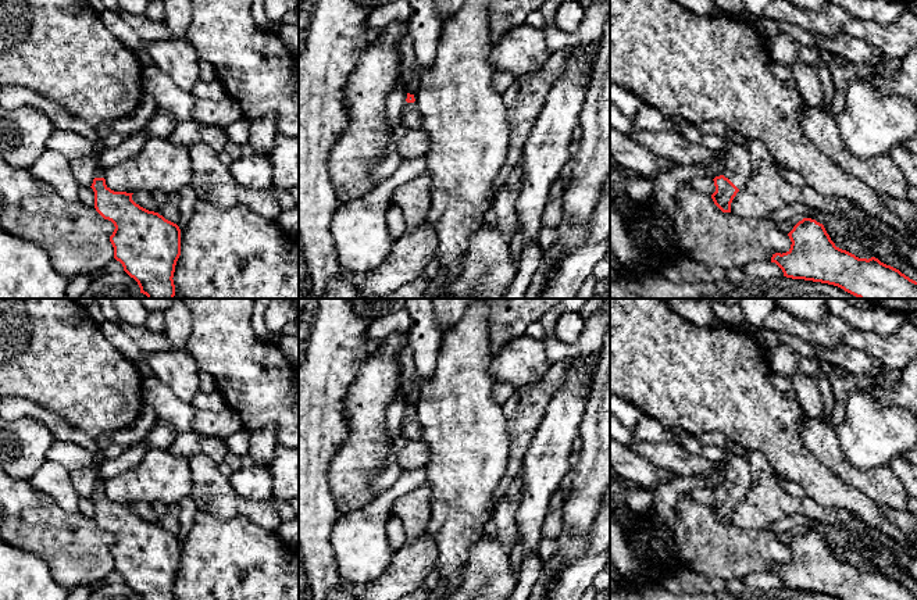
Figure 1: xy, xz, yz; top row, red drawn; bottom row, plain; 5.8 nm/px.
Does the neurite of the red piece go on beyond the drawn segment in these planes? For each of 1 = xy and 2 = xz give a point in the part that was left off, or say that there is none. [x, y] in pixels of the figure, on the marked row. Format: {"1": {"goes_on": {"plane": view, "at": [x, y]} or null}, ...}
{"1": {"goes_on": {"plane": "xy", "at": [71, 145]}}, "2": {"goes_on": {"plane": "xz", "at": [410, 117]}}}

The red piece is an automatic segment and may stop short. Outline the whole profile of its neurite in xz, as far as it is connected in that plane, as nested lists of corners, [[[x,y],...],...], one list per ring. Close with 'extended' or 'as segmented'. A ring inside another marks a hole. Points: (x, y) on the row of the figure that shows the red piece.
[[[407,93],[406,104],[400,117],[406,128],[421,129],[421,114],[415,106],[415,94]]] | extended

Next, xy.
[[[54,129],[46,143],[49,150],[61,153],[69,161],[81,157],[96,160],[94,208],[114,224],[110,236],[114,258],[133,278],[147,299],[174,299],[174,272],[181,256],[181,229],[154,211],[132,200],[133,193],[114,192],[106,185],[100,165],[101,146],[68,129]]] | extended

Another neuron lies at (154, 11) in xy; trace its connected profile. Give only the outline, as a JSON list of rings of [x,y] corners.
[[[150,1],[146,7],[144,15],[156,22],[164,19],[164,1]]]

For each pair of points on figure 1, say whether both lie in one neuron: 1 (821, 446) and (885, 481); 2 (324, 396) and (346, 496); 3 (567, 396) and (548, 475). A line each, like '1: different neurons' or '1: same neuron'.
1: same neuron
2: different neurons
3: same neuron

